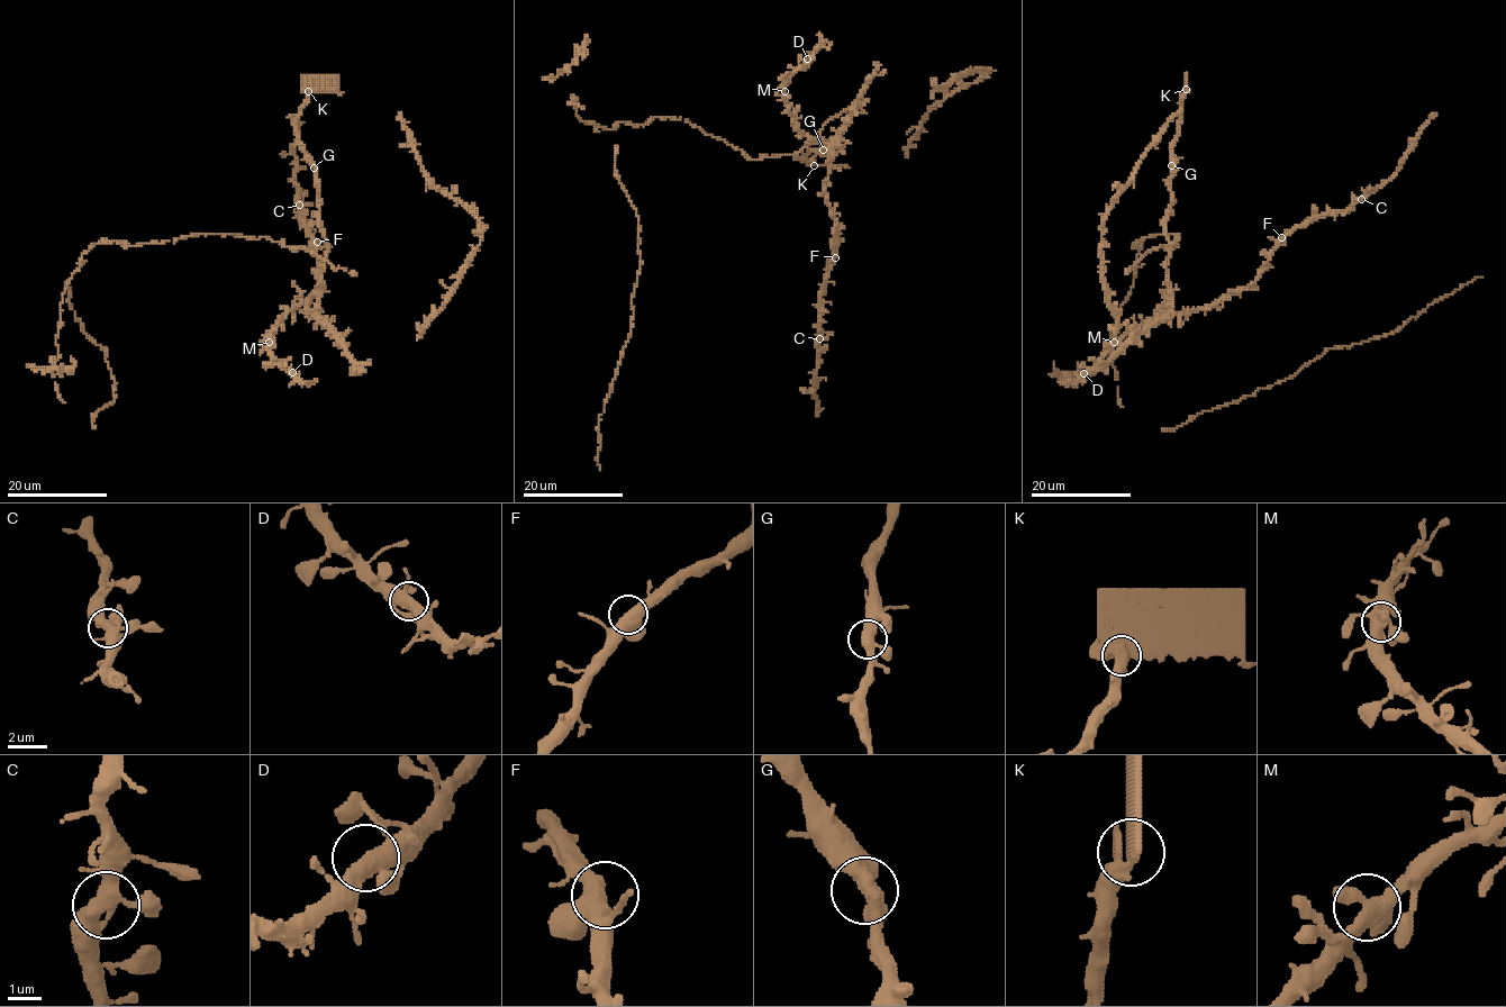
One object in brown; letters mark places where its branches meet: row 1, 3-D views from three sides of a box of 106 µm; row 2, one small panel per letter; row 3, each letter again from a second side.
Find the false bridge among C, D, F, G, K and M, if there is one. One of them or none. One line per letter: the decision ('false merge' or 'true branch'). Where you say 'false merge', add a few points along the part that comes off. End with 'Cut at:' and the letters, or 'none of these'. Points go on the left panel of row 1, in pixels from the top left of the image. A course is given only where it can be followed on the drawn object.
C: true branch
D: true branch
F: true branch
G: true branch
K: false merge; course (308, 92), (321, 92), (339, 74)
M: true branch
Cut at: K

